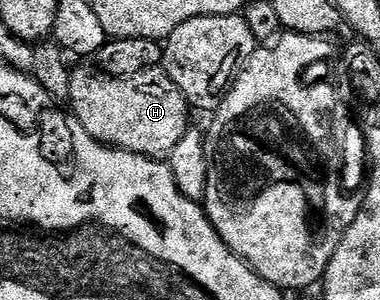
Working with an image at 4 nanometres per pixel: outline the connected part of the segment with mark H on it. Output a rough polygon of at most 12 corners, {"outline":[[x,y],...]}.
{"outline":[[72,68],[69,109],[102,145],[170,158],[188,103],[162,68]]}

